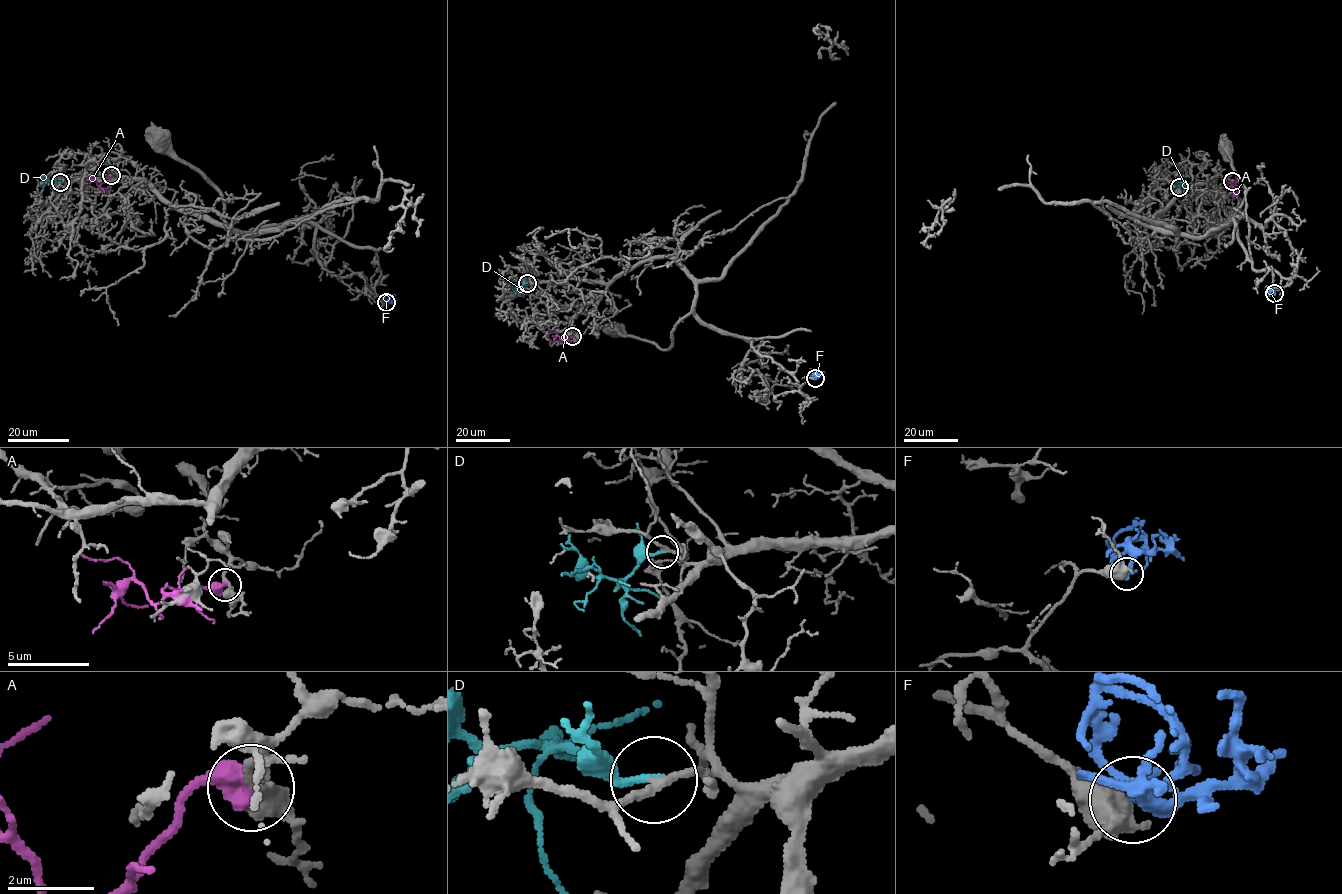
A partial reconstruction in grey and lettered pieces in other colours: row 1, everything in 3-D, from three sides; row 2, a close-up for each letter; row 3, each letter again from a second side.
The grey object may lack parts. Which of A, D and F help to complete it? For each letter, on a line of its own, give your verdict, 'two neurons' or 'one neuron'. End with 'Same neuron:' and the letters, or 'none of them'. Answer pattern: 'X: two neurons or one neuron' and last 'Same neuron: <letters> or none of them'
A: two neurons
D: one neuron
F: two neurons
Same neuron: D

